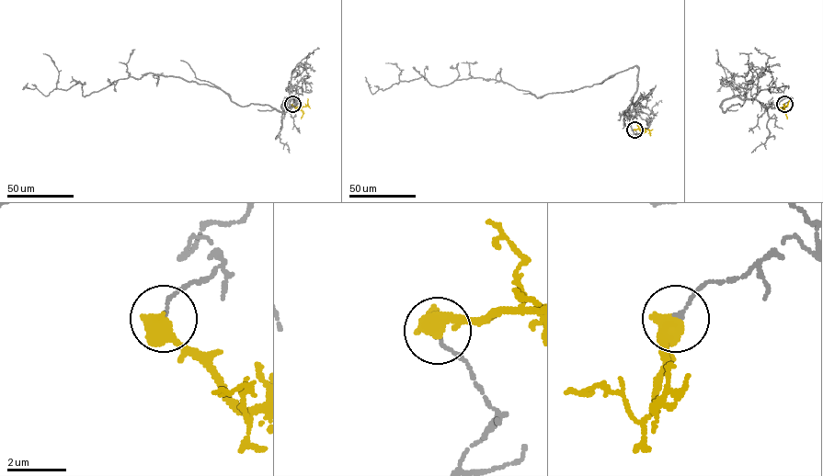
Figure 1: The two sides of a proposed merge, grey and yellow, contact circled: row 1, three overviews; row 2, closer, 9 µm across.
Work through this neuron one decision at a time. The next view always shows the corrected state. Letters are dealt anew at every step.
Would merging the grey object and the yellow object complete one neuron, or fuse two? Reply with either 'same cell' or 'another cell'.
another cell

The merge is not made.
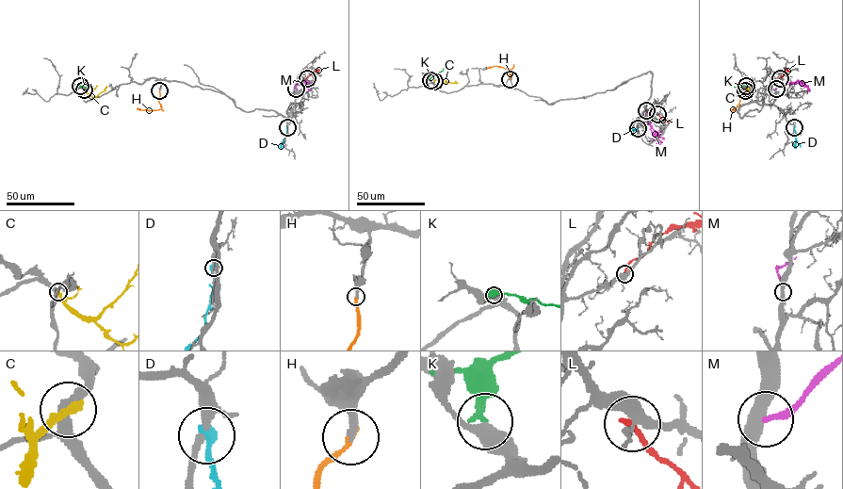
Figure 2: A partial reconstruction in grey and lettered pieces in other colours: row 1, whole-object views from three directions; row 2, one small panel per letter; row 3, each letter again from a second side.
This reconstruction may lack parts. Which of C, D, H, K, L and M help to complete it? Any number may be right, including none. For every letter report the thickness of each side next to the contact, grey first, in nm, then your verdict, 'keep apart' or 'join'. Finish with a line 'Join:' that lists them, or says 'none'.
C: 280/340 nm | keep apart
D: 200/240 nm | keep apart
H: 220/170 nm | join
K: 460/240 nm | keep apart
L: 300/240 nm | keep apart
M: 420/220 nm | keep apart
Join: H

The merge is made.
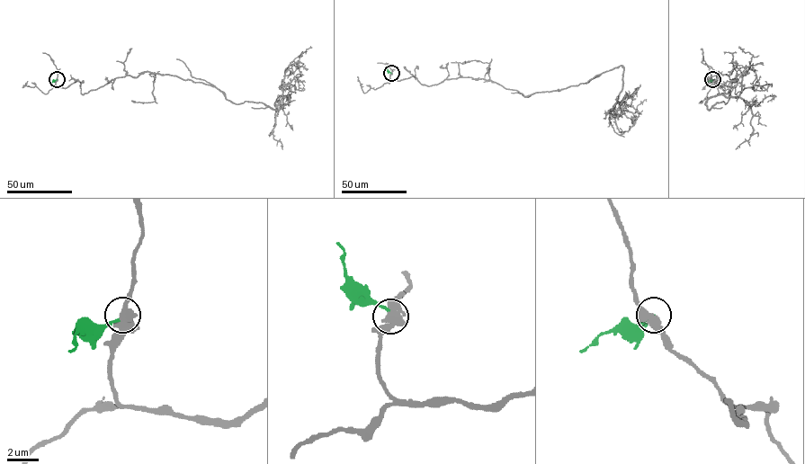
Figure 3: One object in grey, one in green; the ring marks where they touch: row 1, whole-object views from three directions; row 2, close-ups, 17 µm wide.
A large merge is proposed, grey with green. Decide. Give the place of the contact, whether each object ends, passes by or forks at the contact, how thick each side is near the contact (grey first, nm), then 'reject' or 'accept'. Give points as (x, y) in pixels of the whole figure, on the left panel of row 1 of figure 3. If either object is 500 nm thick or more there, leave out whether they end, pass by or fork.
(57, 79) | 500/150 nm | reject

